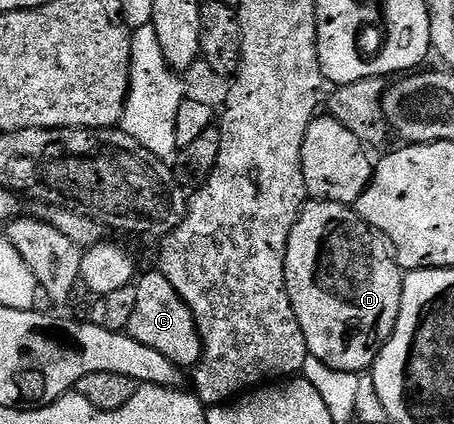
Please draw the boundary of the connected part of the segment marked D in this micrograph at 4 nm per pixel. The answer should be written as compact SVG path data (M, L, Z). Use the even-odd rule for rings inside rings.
M311 199L303 204L296 226L292 226L292 234L288 238L288 246L286 247L286 289L288 290L288 298L290 299L296 322L300 322L300 330L304 330L307 353L315 356L324 366L328 366L332 370L357 374L369 373L378 360L379 354L382 353L382 348L386 344L387 338L394 333L396 318L400 314L403 275L403 269L399 268L397 259L393 251L388 247L387 241L379 233L375 232L370 225L359 218L357 211L351 205L316 199Z

